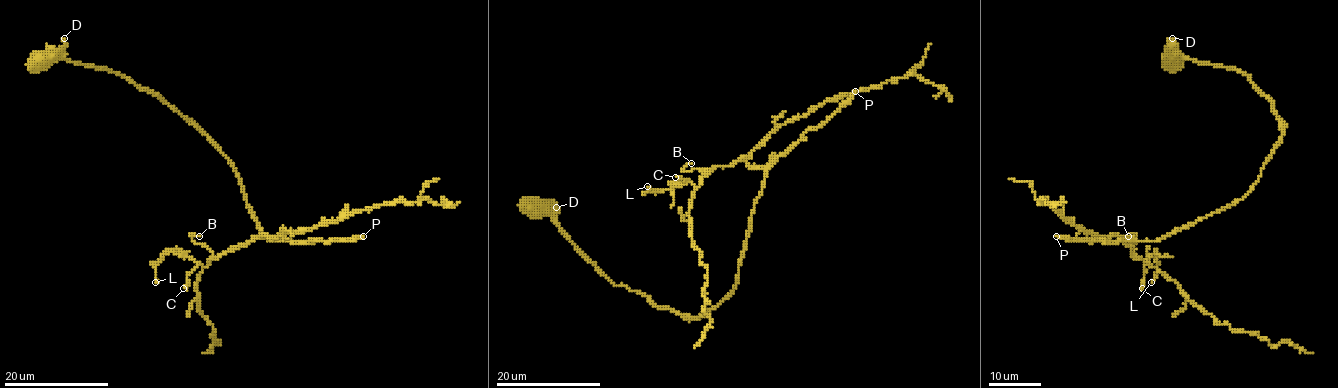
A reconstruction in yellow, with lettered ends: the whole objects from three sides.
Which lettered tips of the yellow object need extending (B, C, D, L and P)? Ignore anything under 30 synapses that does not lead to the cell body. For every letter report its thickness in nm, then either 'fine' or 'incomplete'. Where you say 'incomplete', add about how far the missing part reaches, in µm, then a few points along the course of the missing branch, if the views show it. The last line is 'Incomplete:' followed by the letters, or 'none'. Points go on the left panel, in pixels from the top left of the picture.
B: calibre 110 nm; fine
C: calibre 200 nm; fine
D: calibre 200 nm; fine
L: calibre 90 nm; fine
P: calibre 360 nm; incomplete; missing 140 µm
Incomplete: P

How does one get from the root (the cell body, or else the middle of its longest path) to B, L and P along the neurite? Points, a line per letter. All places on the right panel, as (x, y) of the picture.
B: (1176, 60), (1243, 71), (1272, 103), (1281, 142), (1241, 199), (1155, 240), (1125, 238), (1134, 256), (1128, 236)
L: (1176, 60), (1243, 71), (1281, 142), (1241, 199), (1124, 239), (1151, 266), (1155, 251), (1151, 282)
P: (1176, 60), (1243, 71), (1272, 103), (1281, 142), (1254, 187), (1155, 240), (1056, 236)

